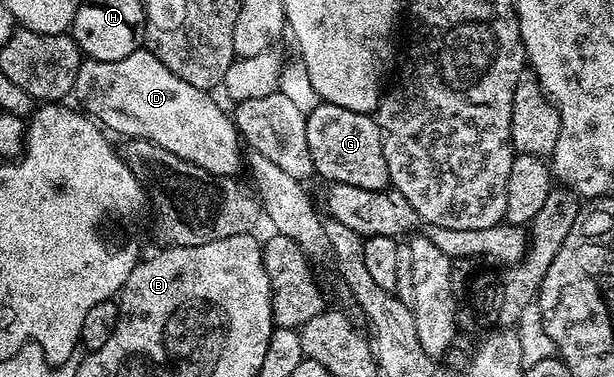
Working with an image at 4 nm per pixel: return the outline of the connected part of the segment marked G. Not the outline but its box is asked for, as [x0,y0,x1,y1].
[305,101,390,191]

